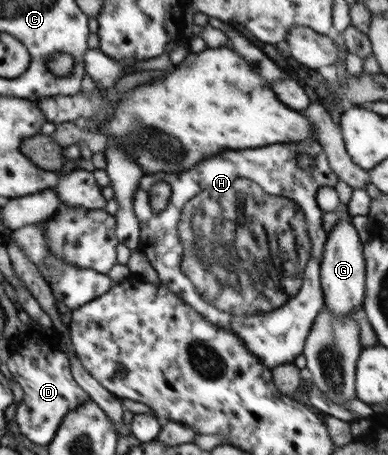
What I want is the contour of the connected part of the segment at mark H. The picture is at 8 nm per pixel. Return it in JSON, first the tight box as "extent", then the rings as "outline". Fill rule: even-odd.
{"extent":[132,143,338,370],"outline":[[[277,143],[258,149],[244,149],[222,152],[202,160],[196,164],[194,168],[182,172],[182,174],[166,174],[158,172],[144,176],[139,182],[138,189],[134,193],[132,199],[132,210],[136,213],[141,226],[140,246],[137,250],[142,251],[147,257],[150,266],[156,270],[160,282],[172,293],[177,294],[186,304],[189,304],[198,314],[201,314],[208,322],[215,324],[216,327],[224,328],[224,330],[233,332],[242,339],[246,348],[254,354],[264,366],[272,370],[275,366],[283,364],[290,364],[295,361],[297,356],[303,354],[303,348],[308,338],[310,329],[313,328],[314,321],[317,320],[318,313],[323,309],[324,293],[321,285],[321,261],[323,257],[323,250],[329,235],[329,232],[323,227],[324,213],[316,200],[318,190],[322,186],[334,187],[338,178],[332,173],[329,161],[327,160],[325,150],[317,145],[305,145],[294,143]],[[306,153],[310,157],[314,157],[314,170],[312,172],[304,172],[302,168],[298,168],[298,155]],[[157,182],[168,182],[170,184],[171,198],[168,201],[168,207],[160,212],[152,211],[150,207],[150,192],[152,186]]]}

